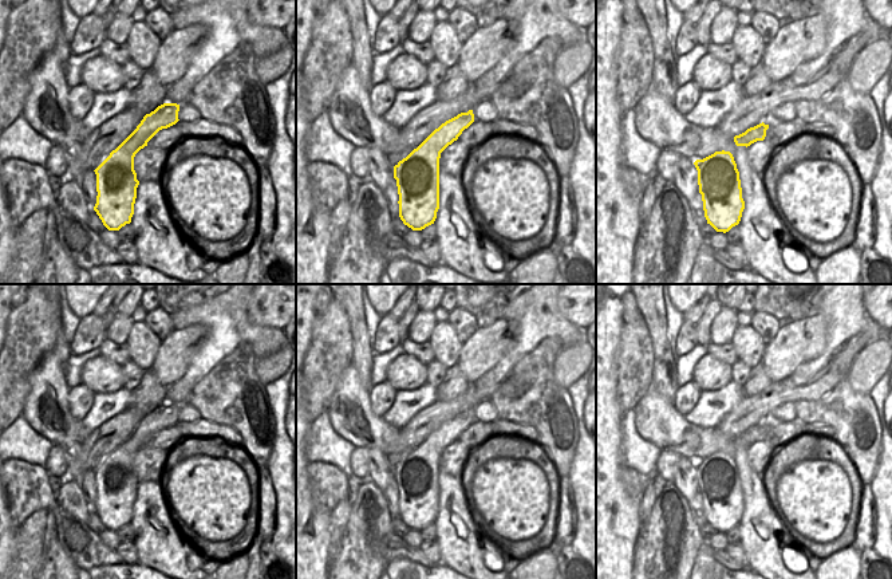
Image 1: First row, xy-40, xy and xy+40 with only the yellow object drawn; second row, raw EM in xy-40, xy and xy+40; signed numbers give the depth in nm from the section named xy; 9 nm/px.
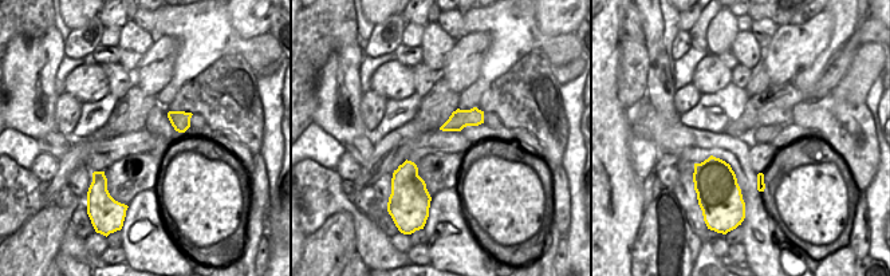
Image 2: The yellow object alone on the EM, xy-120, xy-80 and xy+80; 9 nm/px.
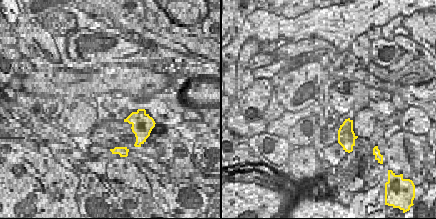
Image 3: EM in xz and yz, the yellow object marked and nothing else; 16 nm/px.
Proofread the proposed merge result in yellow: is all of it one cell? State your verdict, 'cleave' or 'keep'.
keep

